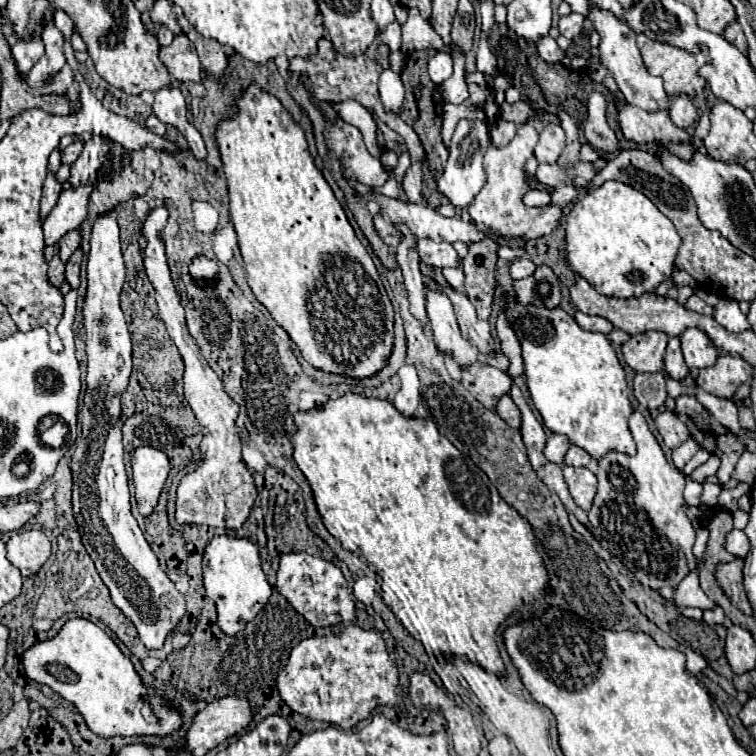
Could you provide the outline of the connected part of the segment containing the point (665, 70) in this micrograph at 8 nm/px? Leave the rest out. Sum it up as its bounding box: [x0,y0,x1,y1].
[637,36,705,98]

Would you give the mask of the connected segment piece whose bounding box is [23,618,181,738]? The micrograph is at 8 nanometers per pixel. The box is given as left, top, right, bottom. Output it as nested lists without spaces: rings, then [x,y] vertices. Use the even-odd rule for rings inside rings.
[[[85,618],[65,622],[61,632],[45,642],[37,642],[23,654],[27,678],[49,686],[53,692],[75,704],[89,730],[101,738],[113,736],[169,736],[181,728],[181,712],[159,694],[159,724],[149,724],[143,714],[143,694],[155,690],[137,674],[133,662],[119,650],[113,638]]]

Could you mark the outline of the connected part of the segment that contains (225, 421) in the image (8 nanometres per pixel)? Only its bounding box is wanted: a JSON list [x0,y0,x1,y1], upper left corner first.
[143,206,257,528]

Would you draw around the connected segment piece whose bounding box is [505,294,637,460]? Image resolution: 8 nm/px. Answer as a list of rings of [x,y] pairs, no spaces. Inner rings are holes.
[[[507,296],[505,314],[513,324],[523,348],[523,362],[525,362],[525,378],[531,400],[539,414],[543,416],[545,426],[555,432],[563,434],[571,440],[571,444],[589,452],[591,458],[599,460],[609,452],[621,452],[627,456],[635,456],[635,442],[629,432],[629,416],[633,412],[629,400],[629,388],[625,380],[623,366],[617,360],[611,342],[601,332],[587,332],[583,330],[565,310],[561,308],[537,308],[537,306],[521,306],[517,304],[515,296]]]

